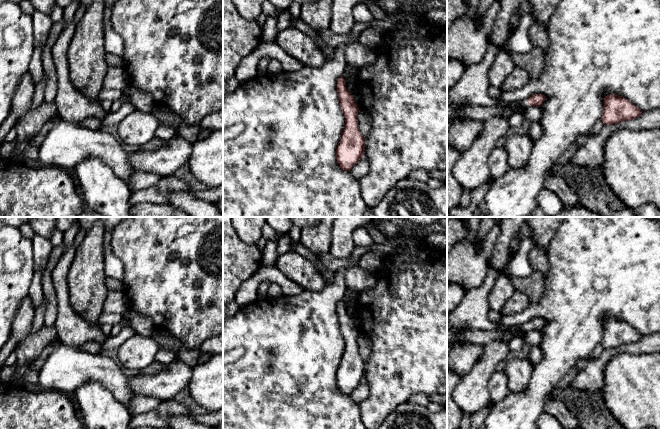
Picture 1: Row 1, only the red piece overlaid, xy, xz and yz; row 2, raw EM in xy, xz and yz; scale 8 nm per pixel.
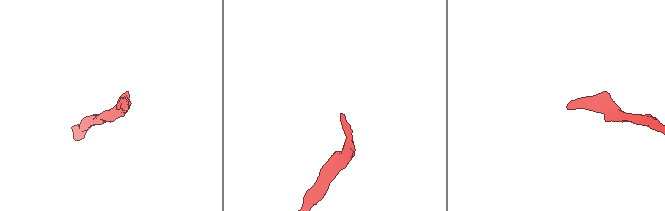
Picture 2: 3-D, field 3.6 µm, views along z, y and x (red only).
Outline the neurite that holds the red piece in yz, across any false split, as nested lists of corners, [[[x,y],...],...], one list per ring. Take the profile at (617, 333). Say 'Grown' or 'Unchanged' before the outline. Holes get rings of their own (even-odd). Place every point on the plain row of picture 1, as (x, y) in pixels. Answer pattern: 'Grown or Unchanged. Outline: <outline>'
Unchanged. Outline: [[[610,318],[604,322],[604,333],[601,344],[604,349],[618,348],[635,343],[641,338],[641,333],[628,323],[616,318]]]

